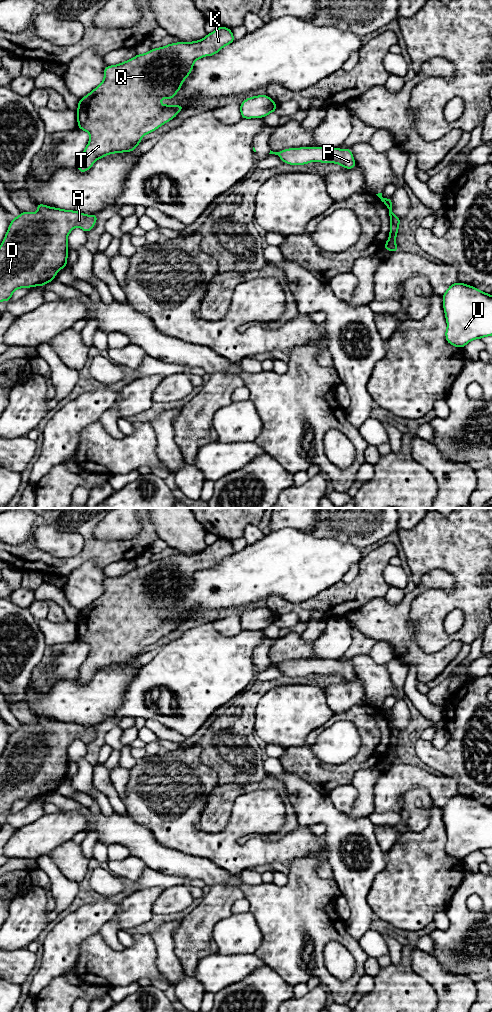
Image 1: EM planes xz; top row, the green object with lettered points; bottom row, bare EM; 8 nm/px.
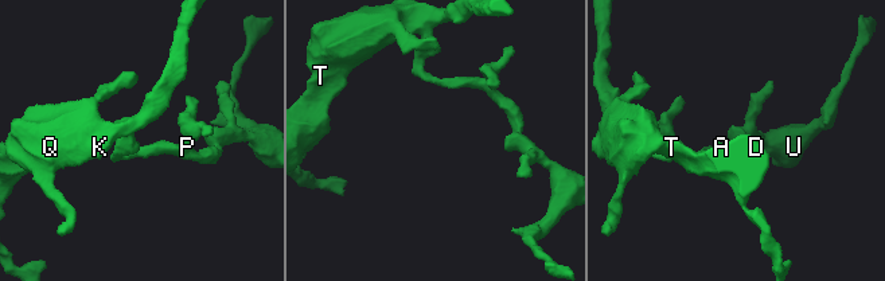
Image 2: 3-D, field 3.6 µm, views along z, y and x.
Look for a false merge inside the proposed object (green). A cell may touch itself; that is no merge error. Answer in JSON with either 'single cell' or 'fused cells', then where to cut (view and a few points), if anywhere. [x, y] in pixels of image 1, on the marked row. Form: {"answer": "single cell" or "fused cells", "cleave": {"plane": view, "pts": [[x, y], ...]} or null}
{"answer": "fused cells", "cleave": {"plane": "xz", "pts": [[389, 237], [394, 239]]}}

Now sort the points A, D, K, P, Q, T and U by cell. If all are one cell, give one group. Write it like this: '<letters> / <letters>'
A D K P Q T / U

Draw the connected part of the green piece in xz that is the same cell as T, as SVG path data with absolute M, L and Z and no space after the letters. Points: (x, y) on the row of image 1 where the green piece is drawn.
M219 26L202 40L168 44L137 54L123 63L106 66L103 82L78 102L77 127L90 135L89 143L79 158L78 170L81 173L88 171L96 160L106 155L132 152L145 134L175 118L184 106L161 105L160 100L172 99L176 95L196 60L215 55L234 41L231 29Z

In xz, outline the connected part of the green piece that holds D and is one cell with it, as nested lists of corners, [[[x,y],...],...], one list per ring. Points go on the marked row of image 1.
[[[37,203],[38,211],[36,213],[29,212],[21,212],[18,217],[14,217],[9,225],[8,231],[0,245],[0,302],[2,301],[10,301],[12,294],[15,290],[19,288],[29,288],[35,286],[43,286],[49,283],[50,281],[55,279],[56,273],[59,272],[62,268],[67,266],[67,257],[68,257],[68,244],[67,237],[70,232],[75,227],[80,227],[83,231],[88,233],[94,226],[97,221],[98,214],[93,215],[85,215],[81,212],[73,211],[73,210],[63,210],[55,207],[49,207],[40,203]]]

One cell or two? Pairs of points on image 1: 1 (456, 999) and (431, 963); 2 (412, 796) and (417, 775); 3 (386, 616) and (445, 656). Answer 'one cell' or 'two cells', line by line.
1: one cell
2: two cells
3: one cell

